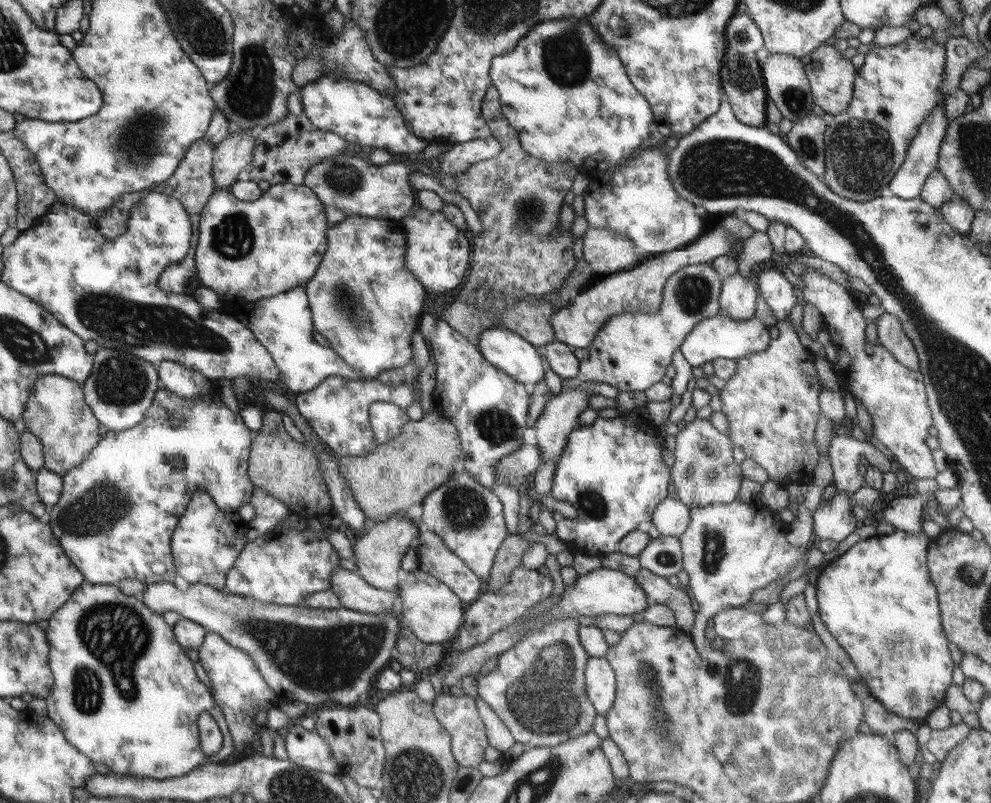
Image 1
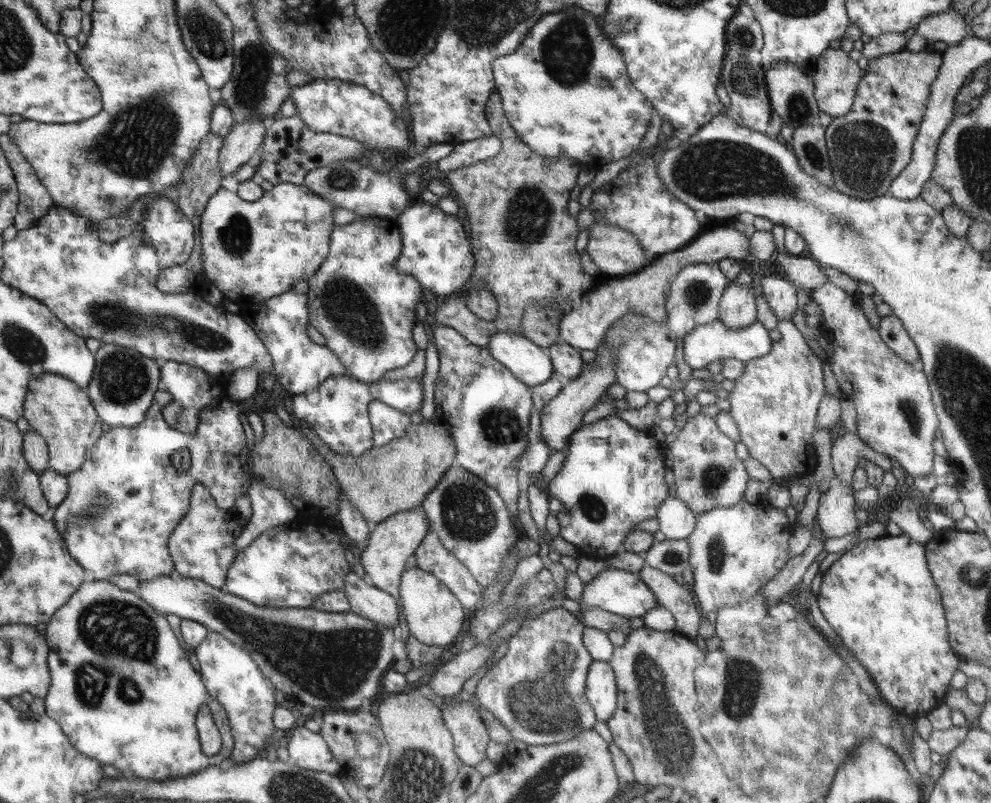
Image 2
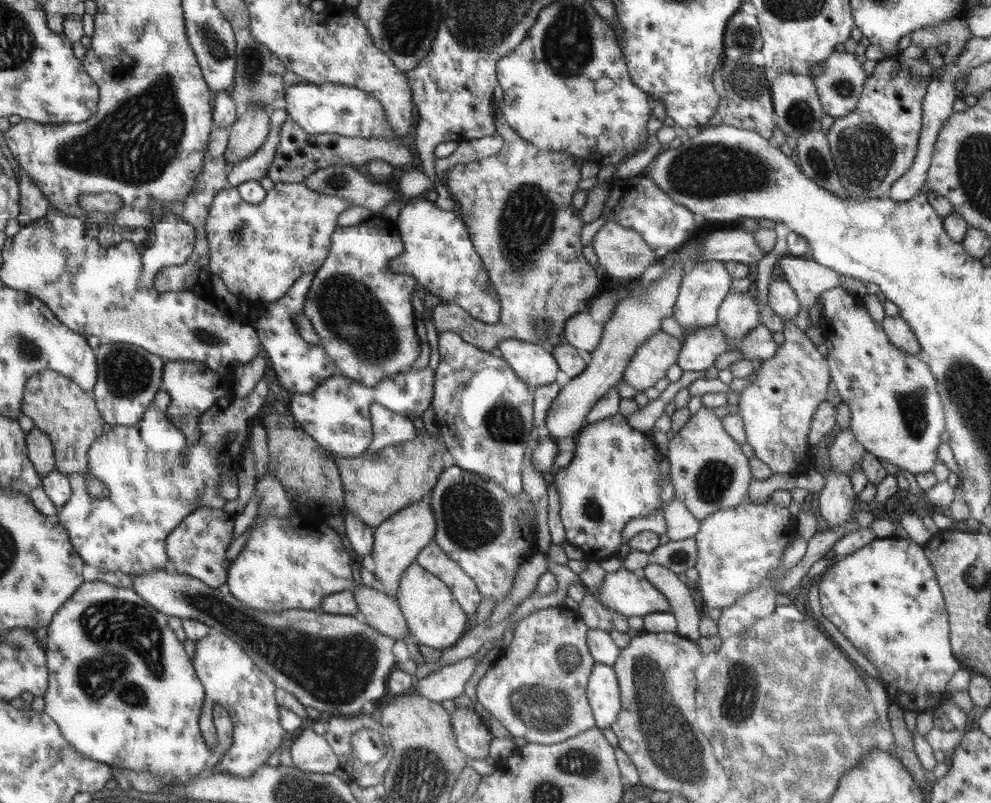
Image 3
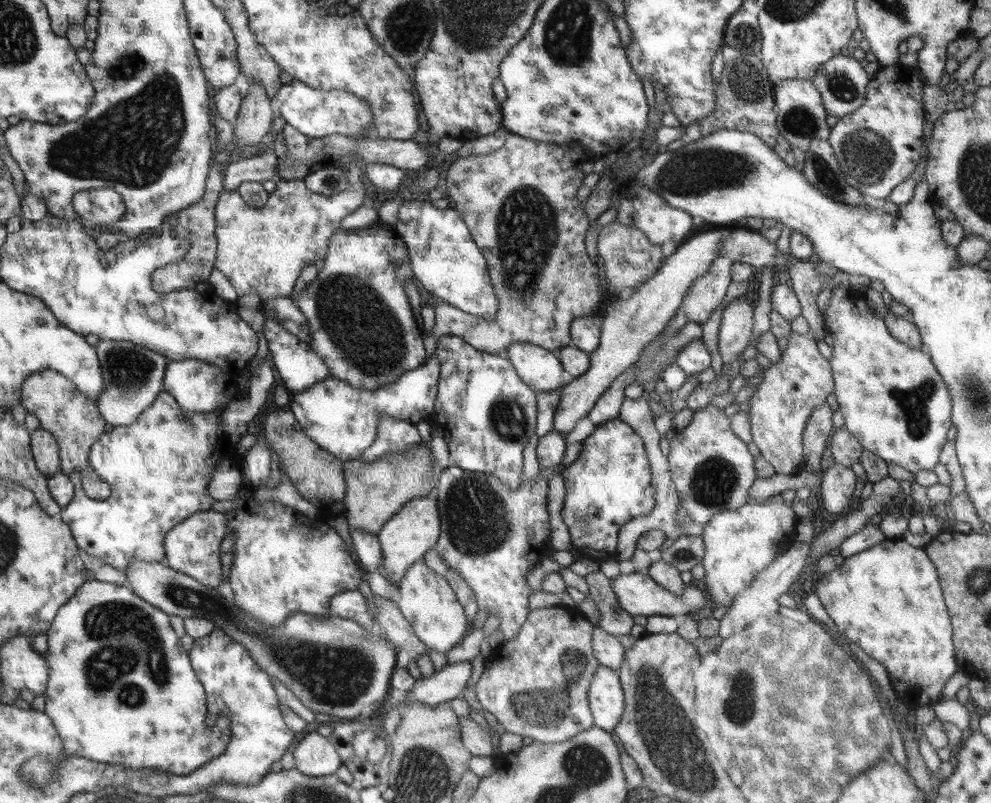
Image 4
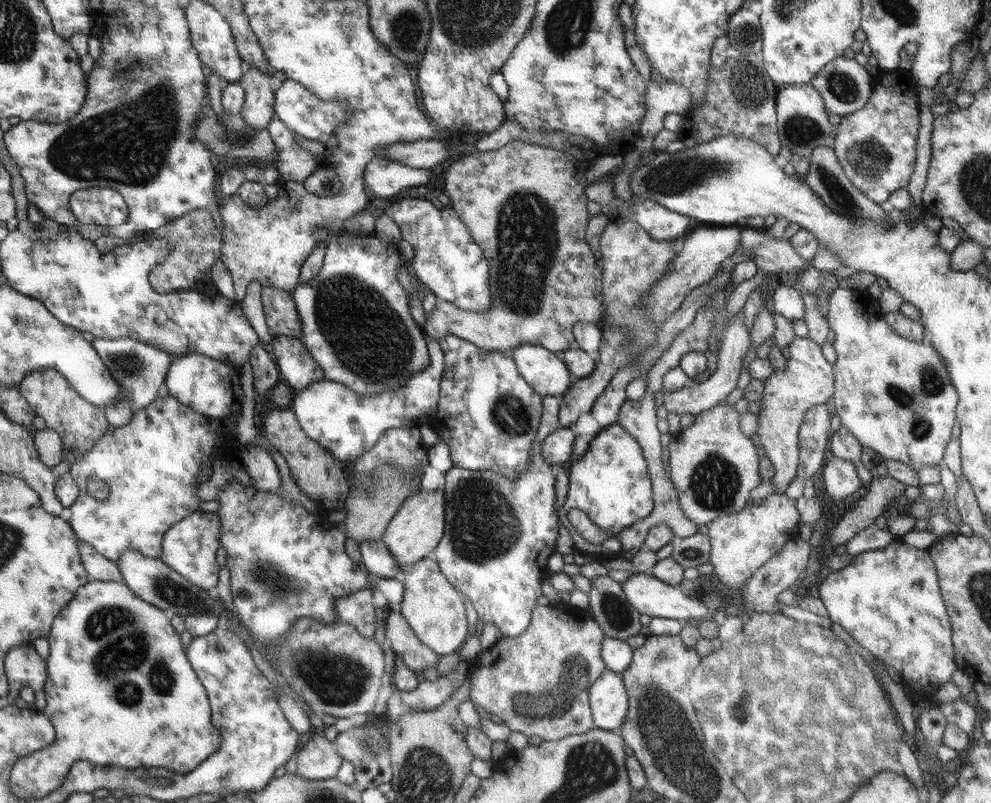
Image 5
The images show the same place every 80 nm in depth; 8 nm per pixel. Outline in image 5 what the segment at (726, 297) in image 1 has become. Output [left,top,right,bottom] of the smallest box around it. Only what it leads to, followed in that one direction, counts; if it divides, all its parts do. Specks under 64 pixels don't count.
[662,311,751,415]

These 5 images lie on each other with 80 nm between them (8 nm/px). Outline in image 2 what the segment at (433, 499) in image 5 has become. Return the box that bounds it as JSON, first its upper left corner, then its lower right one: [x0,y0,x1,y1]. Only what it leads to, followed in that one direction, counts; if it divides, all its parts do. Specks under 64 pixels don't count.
[357,508,430,599]

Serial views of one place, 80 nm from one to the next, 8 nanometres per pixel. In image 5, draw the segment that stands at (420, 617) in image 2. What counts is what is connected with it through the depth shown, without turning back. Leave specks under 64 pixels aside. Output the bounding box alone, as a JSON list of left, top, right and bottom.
[400,555,468,656]

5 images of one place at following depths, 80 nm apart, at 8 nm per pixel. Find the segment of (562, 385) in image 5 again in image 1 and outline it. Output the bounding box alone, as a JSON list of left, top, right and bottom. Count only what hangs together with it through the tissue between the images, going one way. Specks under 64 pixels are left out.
[475,326,544,386]

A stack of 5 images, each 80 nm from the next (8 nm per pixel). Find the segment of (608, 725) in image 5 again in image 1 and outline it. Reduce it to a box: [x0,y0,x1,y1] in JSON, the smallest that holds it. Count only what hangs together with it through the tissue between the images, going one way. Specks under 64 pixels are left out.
[586,657,618,715]

